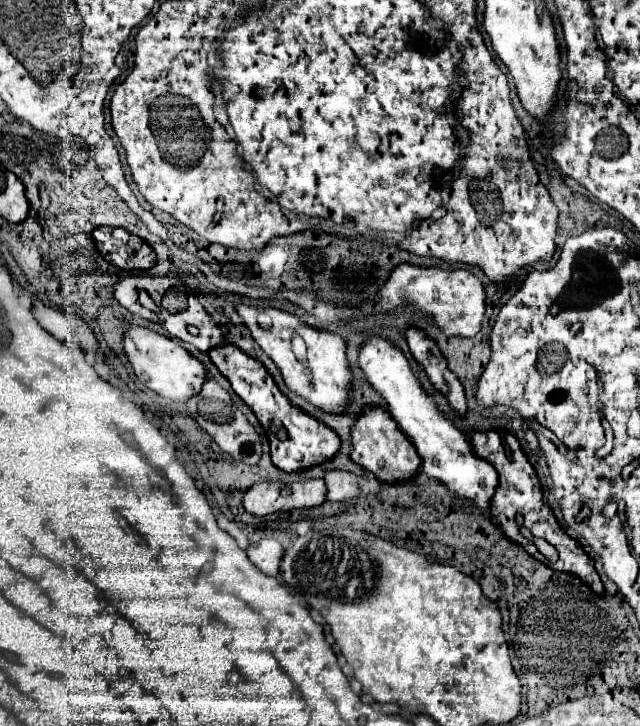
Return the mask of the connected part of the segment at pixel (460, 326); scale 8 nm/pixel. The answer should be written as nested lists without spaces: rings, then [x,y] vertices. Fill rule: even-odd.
[[[400,263],[390,271],[388,281],[376,293],[376,299],[372,303],[376,311],[390,311],[402,303],[414,303],[420,311],[434,317],[444,335],[474,337],[482,327],[486,311],[486,291],[480,277],[468,269],[448,271],[444,267],[416,267],[410,263]]]

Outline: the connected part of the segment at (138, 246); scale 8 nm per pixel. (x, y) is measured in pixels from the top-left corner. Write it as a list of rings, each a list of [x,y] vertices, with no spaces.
[[[98,227],[92,231],[98,253],[112,265],[130,271],[130,269],[148,269],[156,261],[152,247],[120,227]]]

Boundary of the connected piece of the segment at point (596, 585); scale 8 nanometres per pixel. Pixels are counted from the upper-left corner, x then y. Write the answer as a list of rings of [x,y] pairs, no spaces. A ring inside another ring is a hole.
[[[488,429],[482,433],[468,431],[468,441],[472,445],[474,455],[484,457],[490,465],[494,465],[494,469],[498,473],[498,487],[496,487],[496,493],[492,497],[492,517],[504,529],[504,533],[514,543],[528,549],[530,555],[534,555],[536,559],[540,559],[548,567],[552,567],[556,571],[570,571],[572,575],[580,577],[594,593],[602,595],[604,589],[602,589],[602,581],[594,569],[594,561],[586,555],[586,551],[582,549],[582,545],[578,541],[574,541],[570,535],[564,533],[564,529],[558,525],[556,517],[552,515],[550,507],[544,503],[540,481],[536,477],[534,467],[528,463],[526,455],[520,447],[520,441],[512,433],[502,431],[502,435],[500,435],[494,429]],[[536,539],[544,539],[546,543],[550,543],[556,549],[558,559],[552,561],[552,559],[544,557],[536,547]]]

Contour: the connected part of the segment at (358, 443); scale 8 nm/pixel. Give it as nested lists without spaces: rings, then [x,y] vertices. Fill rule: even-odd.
[[[366,405],[362,413],[356,417],[352,425],[352,461],[362,465],[366,471],[372,471],[376,479],[394,483],[400,479],[410,479],[416,475],[420,467],[420,457],[408,437],[400,431],[396,421],[390,417],[390,413],[376,405]]]

